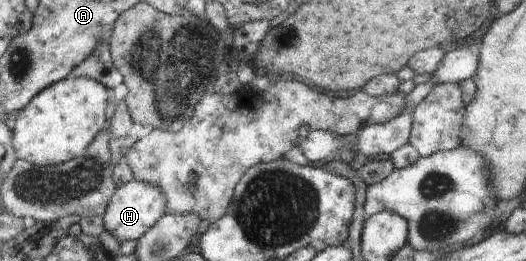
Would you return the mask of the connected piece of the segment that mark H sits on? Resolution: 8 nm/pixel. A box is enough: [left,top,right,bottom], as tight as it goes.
[103,179,168,241]

